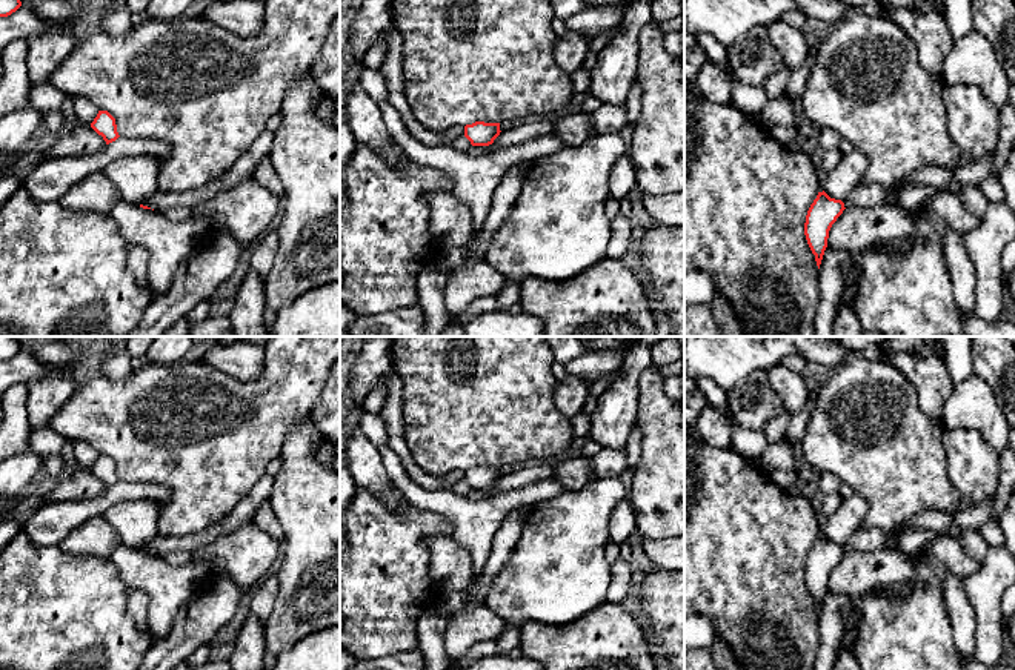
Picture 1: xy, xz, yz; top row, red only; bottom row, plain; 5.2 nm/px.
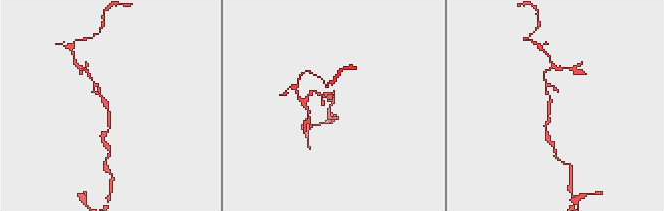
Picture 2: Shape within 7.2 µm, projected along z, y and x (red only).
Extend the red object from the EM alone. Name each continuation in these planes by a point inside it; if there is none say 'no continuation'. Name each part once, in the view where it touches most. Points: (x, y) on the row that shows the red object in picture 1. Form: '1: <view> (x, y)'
no continuation

